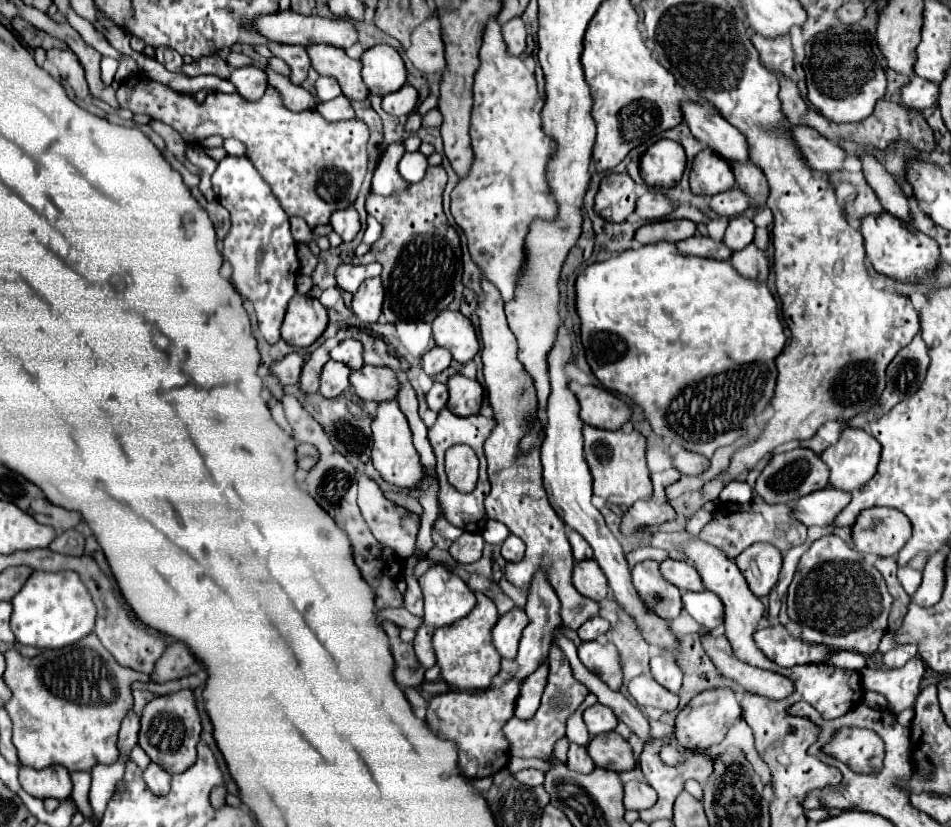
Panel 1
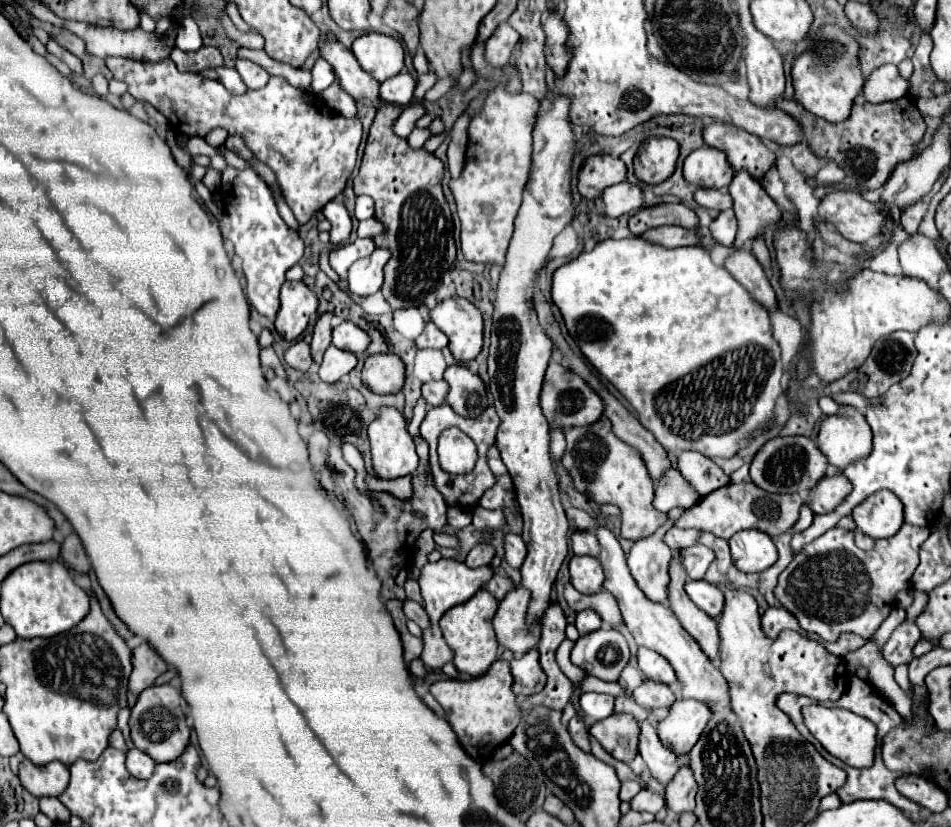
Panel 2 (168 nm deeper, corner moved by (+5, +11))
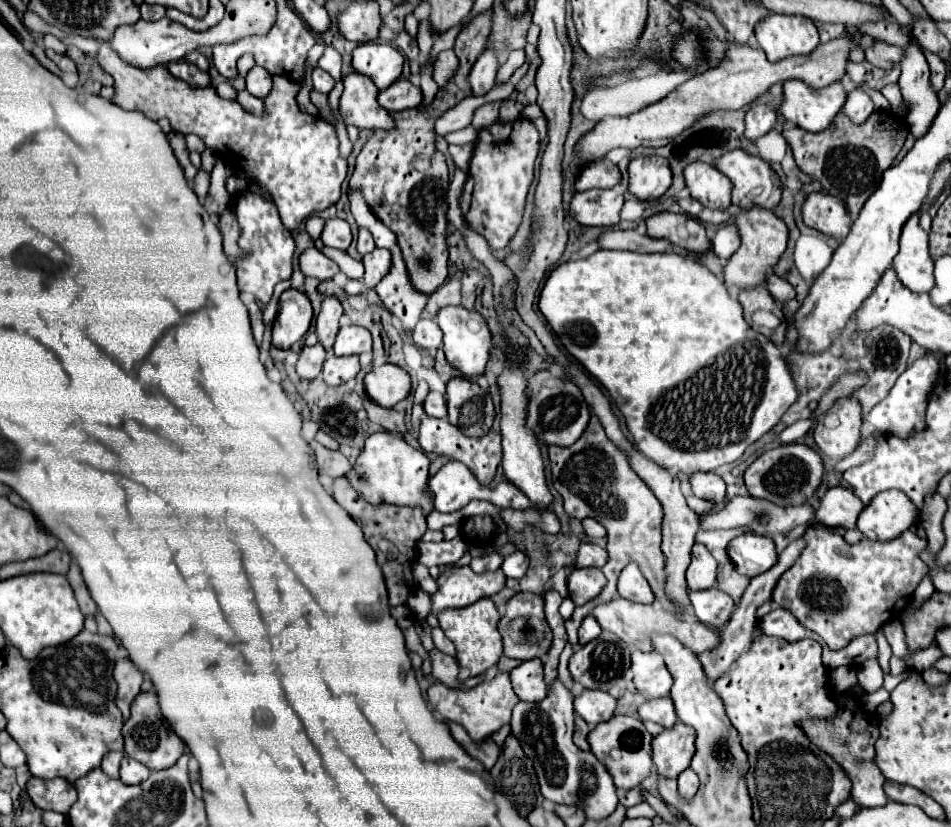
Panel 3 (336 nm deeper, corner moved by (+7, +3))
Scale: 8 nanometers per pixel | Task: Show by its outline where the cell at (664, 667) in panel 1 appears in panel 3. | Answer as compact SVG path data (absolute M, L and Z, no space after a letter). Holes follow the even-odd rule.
M633 650L631 652L631 670L633 670L633 684L639 692L647 694L649 698L669 696L673 678L659 652Z

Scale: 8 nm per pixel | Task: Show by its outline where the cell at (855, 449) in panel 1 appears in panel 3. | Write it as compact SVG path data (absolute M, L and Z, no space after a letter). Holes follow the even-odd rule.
M839 398L813 428L815 442L833 460L849 456L861 442L861 404L857 398Z

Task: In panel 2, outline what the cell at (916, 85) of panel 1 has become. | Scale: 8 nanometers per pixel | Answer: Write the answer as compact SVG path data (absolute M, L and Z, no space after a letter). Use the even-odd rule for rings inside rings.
M885 64L877 68L867 80L863 88L863 96L869 102L889 102L903 98L911 88L911 82L905 80L895 64Z

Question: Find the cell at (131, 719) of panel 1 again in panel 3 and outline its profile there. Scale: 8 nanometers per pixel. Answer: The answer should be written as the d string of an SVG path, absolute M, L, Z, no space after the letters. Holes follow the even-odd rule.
M109 752L107 756L103 756L101 762L101 770L109 776L109 778L119 778L119 764L121 764L123 752Z

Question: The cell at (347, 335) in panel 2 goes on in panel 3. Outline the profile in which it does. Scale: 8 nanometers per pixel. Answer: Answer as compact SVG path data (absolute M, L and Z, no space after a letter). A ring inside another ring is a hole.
M341 326L335 340L335 356L351 356L371 352L371 334L361 326Z

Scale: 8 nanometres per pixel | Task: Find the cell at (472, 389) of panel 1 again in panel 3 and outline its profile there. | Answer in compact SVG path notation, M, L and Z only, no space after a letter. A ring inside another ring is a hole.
M451 378L447 384L447 420L465 436L485 436L491 430L495 408L491 396L469 378Z

